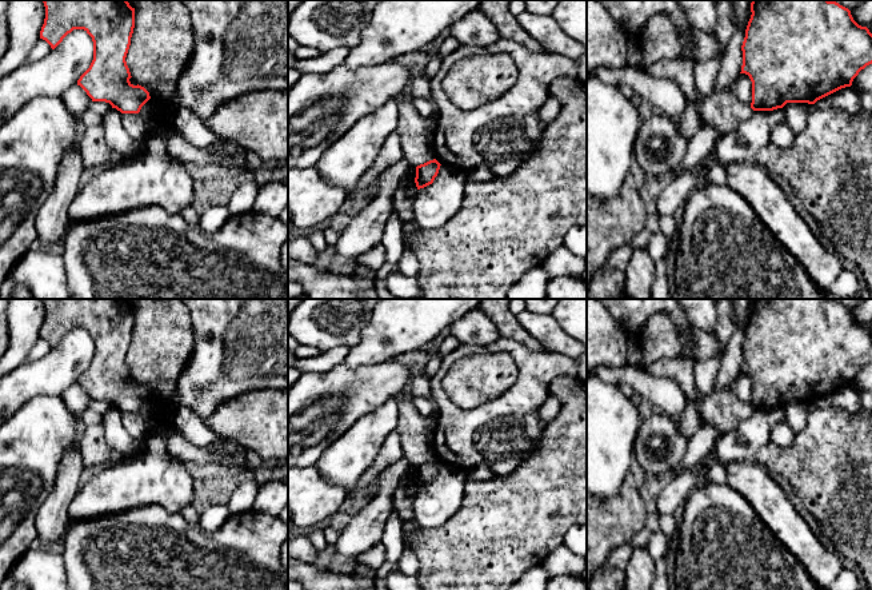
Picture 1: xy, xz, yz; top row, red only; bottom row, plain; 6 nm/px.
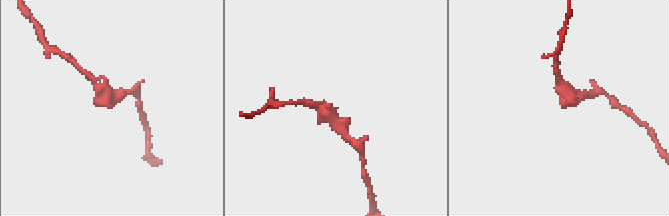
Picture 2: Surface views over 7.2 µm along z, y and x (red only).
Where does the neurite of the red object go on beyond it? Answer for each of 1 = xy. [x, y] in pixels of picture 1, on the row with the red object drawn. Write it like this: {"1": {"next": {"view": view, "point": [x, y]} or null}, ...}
{"1": {"next": null}}

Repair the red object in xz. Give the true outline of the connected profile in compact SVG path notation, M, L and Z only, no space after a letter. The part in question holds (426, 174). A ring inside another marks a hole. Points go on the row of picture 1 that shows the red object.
M433 159L416 167L415 183L417 190L433 183L435 178L439 174L440 166L441 164L436 159Z

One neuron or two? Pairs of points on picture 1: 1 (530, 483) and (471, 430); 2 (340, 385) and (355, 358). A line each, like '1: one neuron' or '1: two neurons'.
1: two neurons
2: two neurons

